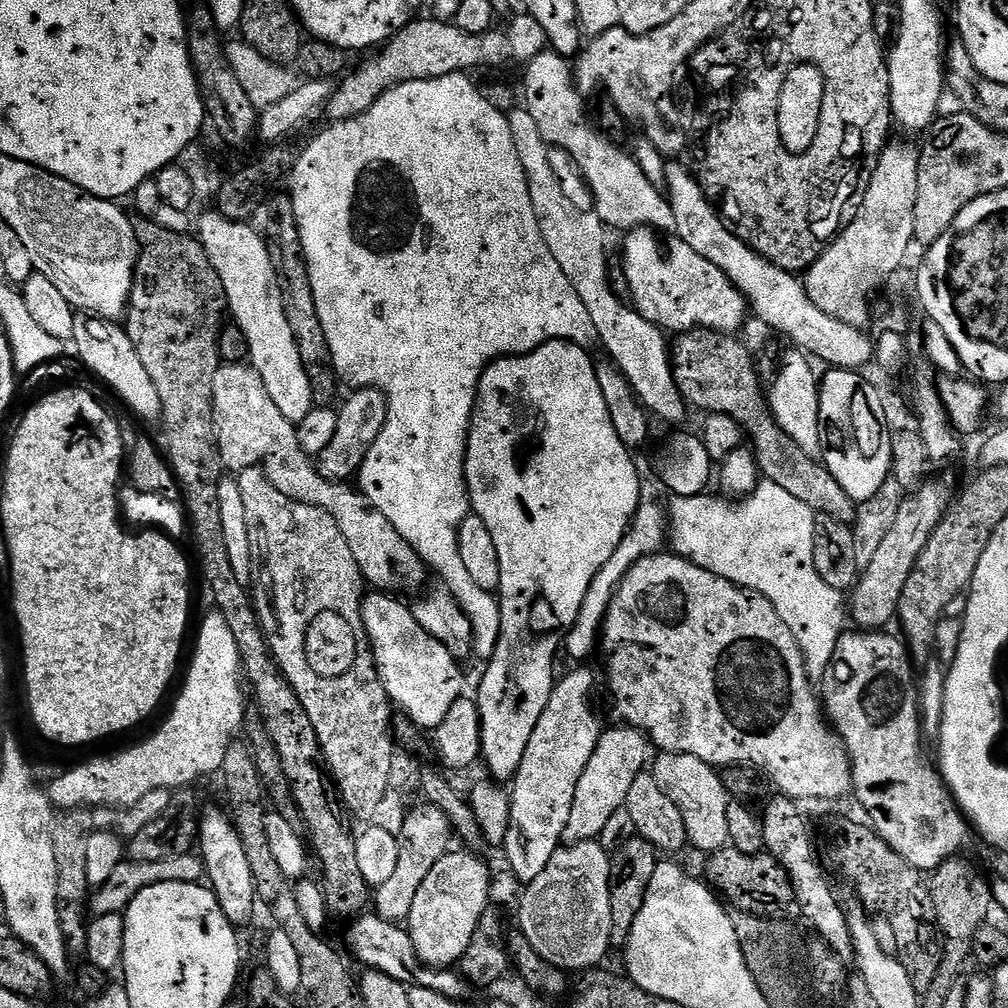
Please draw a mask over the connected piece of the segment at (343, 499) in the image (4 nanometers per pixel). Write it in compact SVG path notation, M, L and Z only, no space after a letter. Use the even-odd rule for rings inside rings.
M221 363L220 369L214 374L212 417L216 423L216 444L220 447L220 456L224 460L225 469L261 468L264 471L265 480L269 480L282 494L286 494L292 500L326 510L326 514L330 514L330 518L334 518L334 522L338 522L338 530L342 530L342 534L350 546L350 554L354 554L361 574L371 587L373 584L376 588L396 588L399 584L405 584L408 588L416 588L423 582L426 565L420 559L416 549L402 539L398 530L394 530L392 523L377 508L373 508L355 487L344 482L327 480L318 471L313 457L302 450L297 425L282 416L282 412L278 410L277 406L274 406L272 398L268 396L266 388L262 384L262 378L247 363Z

